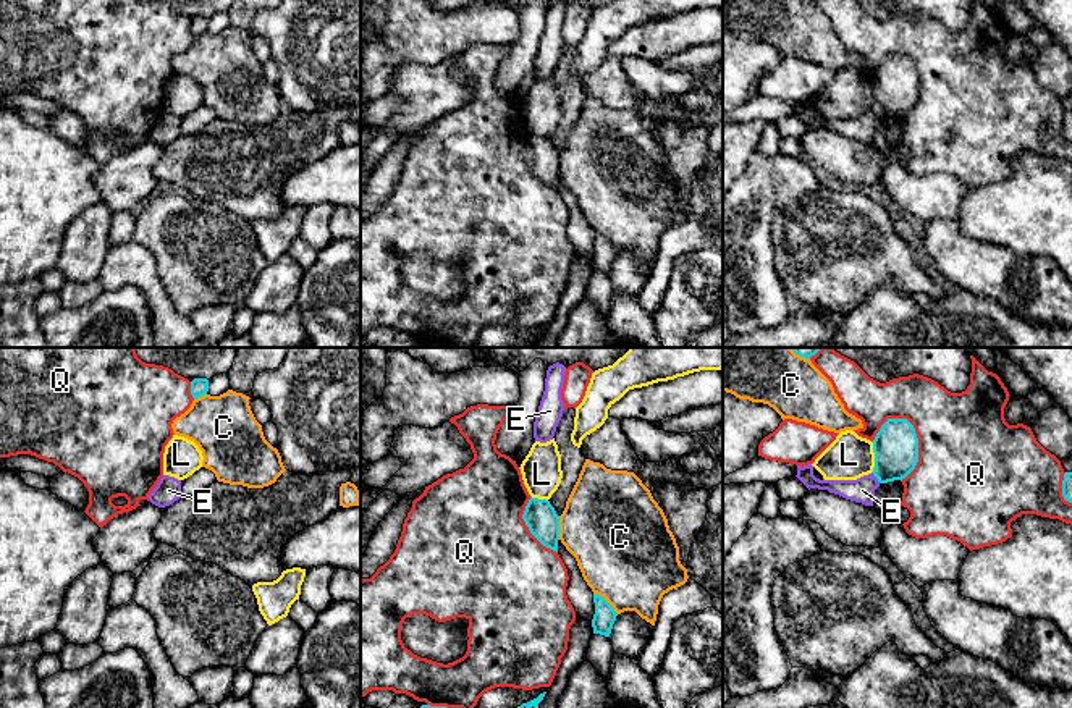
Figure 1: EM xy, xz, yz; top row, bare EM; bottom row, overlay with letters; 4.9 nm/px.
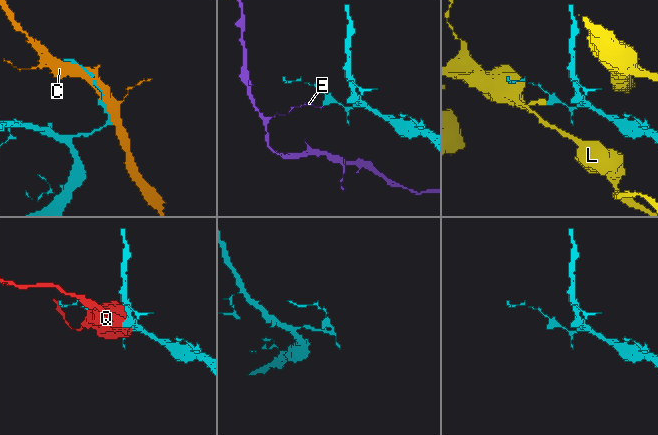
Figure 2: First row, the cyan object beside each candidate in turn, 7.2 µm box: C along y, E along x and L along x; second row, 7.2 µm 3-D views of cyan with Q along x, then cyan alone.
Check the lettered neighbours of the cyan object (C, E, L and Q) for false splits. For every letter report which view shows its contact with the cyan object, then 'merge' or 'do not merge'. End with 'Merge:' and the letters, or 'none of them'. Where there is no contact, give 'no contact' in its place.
C: xz | do not merge
E: yz | do not merge
L: yz | do not merge
Q: yz | do not merge
Merge: none of them

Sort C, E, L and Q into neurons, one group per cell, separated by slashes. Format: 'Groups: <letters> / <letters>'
Groups: C / E / L / Q

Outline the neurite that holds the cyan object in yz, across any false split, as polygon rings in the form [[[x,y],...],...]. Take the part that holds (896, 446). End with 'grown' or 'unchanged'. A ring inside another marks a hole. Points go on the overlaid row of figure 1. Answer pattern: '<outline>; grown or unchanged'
[[[888,419],[873,443],[873,475],[880,483],[905,478],[918,462],[918,438],[907,419]]]; unchanged

